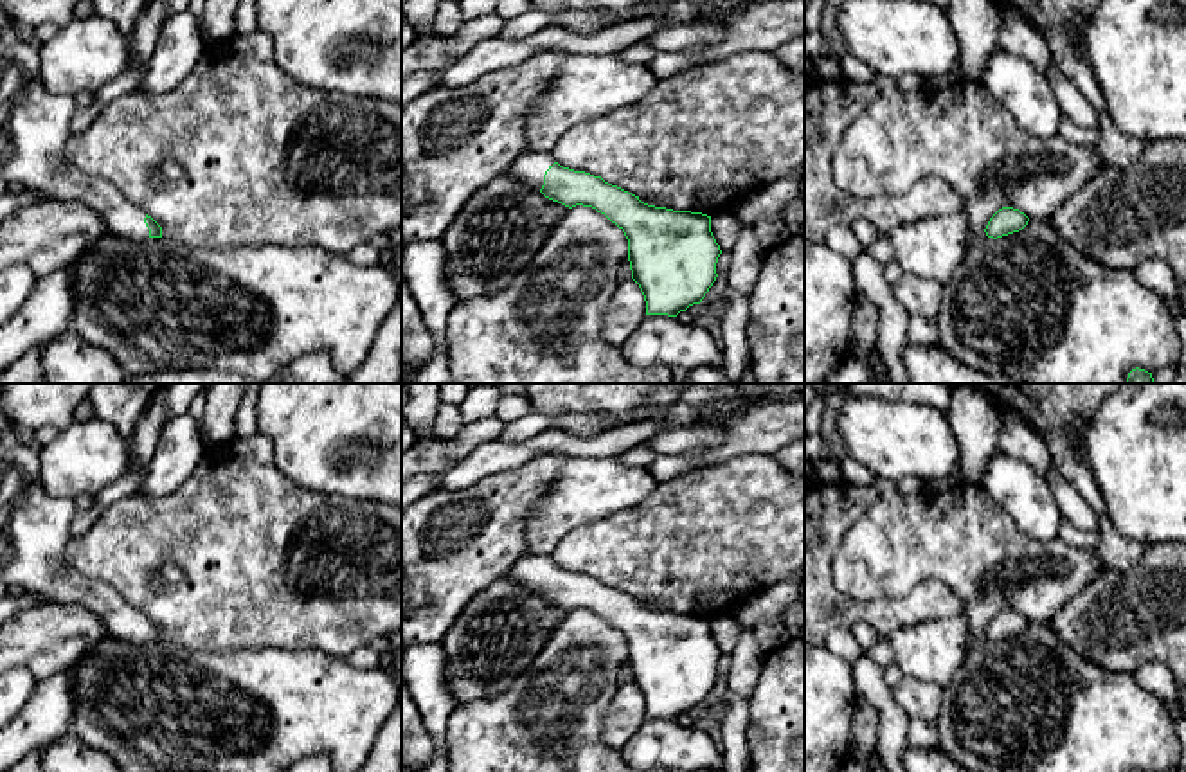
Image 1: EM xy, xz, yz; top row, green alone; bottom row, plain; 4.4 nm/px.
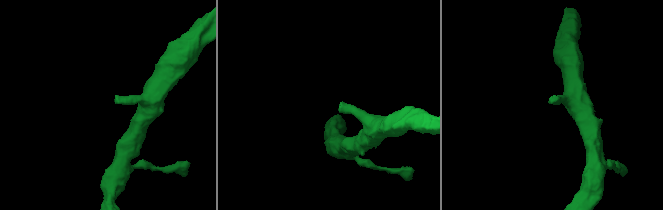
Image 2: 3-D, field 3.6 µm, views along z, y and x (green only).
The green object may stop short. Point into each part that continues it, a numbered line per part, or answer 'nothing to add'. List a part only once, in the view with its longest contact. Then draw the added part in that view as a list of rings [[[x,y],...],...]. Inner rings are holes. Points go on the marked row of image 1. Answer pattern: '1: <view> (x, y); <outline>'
1: xz (530, 168); [[[524,151],[508,167],[508,175],[520,180],[524,185],[540,191],[545,171],[554,164],[551,153]]]

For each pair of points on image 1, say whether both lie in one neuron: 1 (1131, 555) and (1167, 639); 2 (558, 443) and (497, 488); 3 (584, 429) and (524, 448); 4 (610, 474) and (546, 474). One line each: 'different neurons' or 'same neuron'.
1: different neurons
2: different neurons
3: different neurons
4: different neurons

